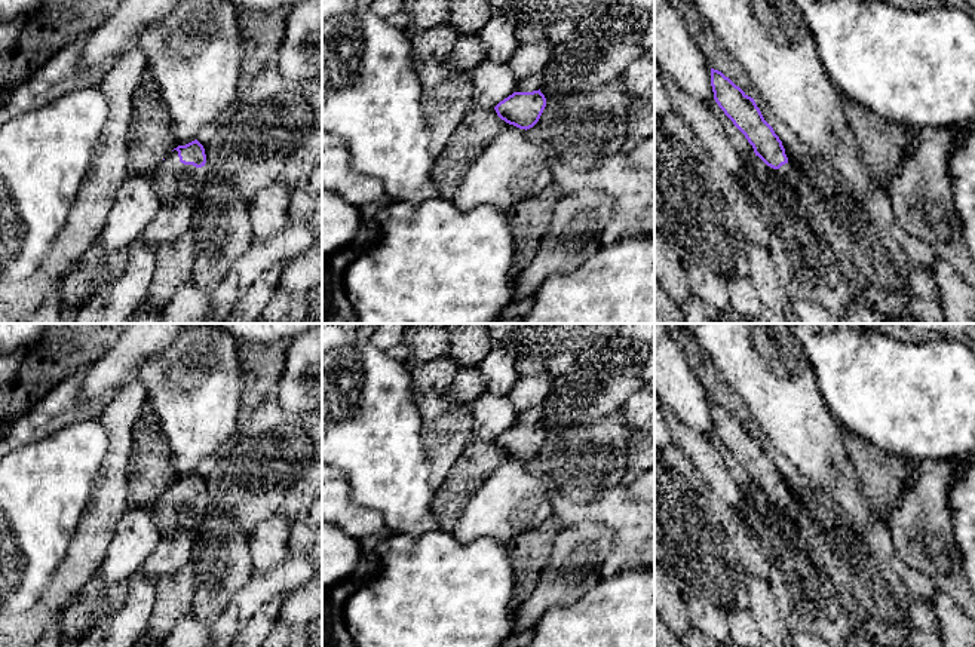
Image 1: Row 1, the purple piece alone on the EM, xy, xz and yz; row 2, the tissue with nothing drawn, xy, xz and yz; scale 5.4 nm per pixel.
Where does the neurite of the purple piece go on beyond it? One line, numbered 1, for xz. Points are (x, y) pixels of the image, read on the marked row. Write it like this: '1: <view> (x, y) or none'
1: none

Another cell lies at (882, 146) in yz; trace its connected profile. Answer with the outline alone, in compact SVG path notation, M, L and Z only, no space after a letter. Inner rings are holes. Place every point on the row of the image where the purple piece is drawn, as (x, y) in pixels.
M841 95L844 120L855 137L861 162L870 177L886 188L892 172L913 150L910 131L884 122L867 107Z

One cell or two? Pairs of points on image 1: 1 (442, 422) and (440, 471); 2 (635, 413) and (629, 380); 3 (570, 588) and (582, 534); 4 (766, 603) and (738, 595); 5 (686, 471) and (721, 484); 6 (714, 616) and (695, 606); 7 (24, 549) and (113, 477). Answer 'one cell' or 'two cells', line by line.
1: one cell
2: two cells
3: one cell
4: two cells
5: two cells
6: one cell
7: two cells

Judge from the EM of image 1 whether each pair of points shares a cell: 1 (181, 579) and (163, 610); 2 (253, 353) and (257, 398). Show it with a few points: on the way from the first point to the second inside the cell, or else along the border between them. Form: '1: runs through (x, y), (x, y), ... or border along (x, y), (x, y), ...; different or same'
1: runs through (180, 586), (171, 603); same
2: runs through (257, 364), (257, 388); same

